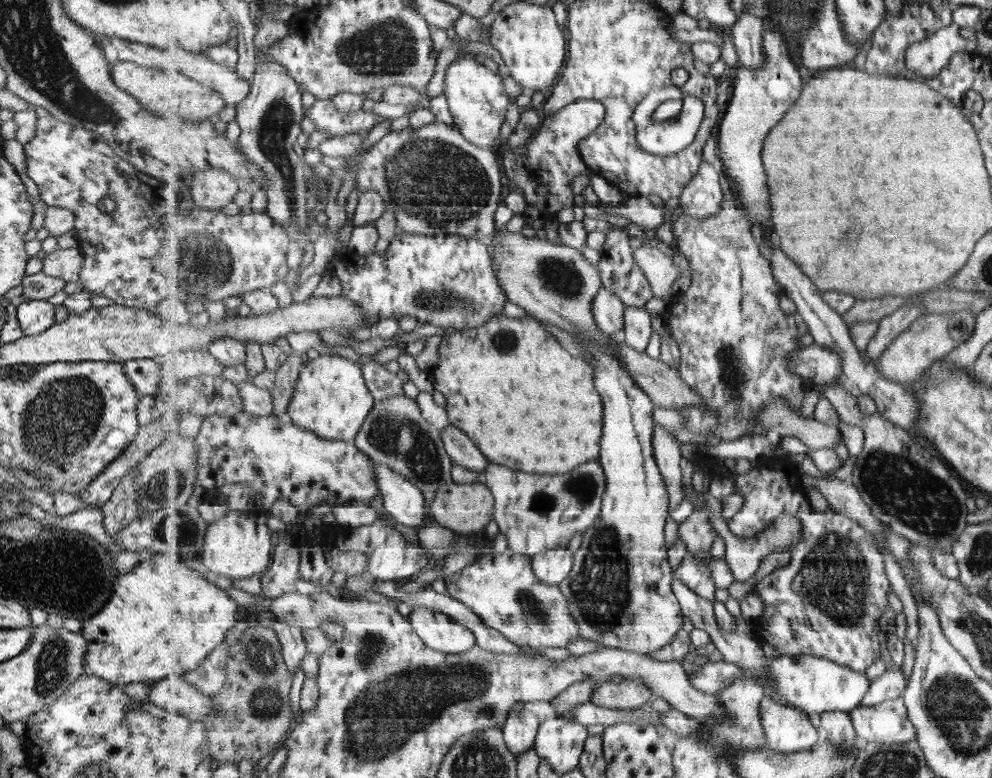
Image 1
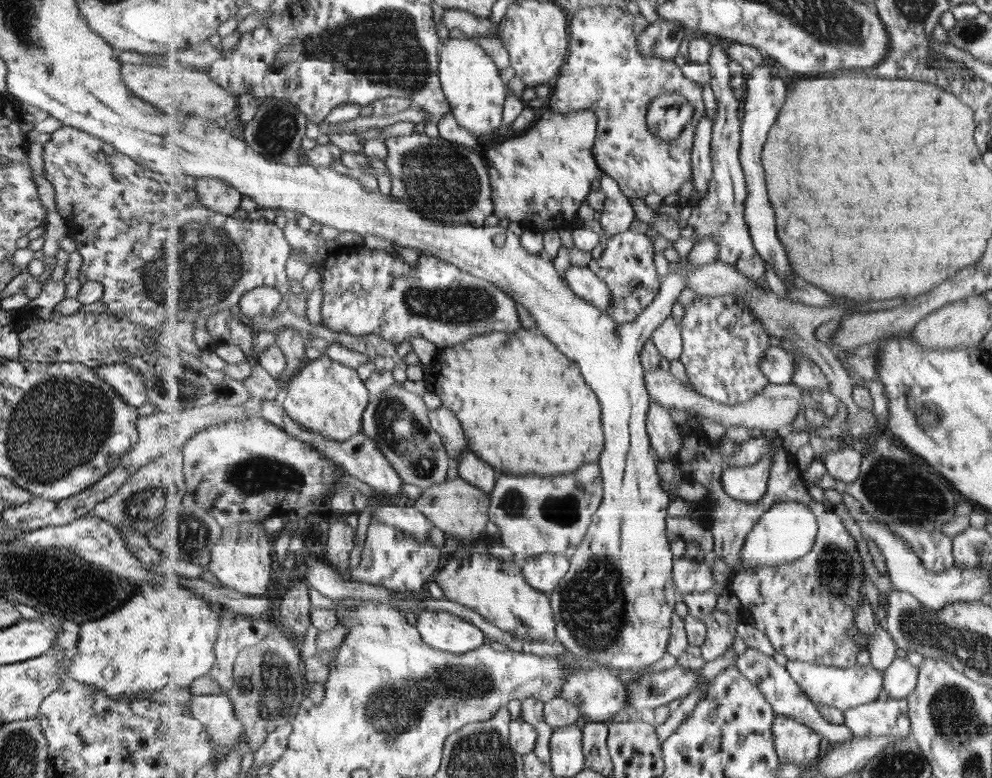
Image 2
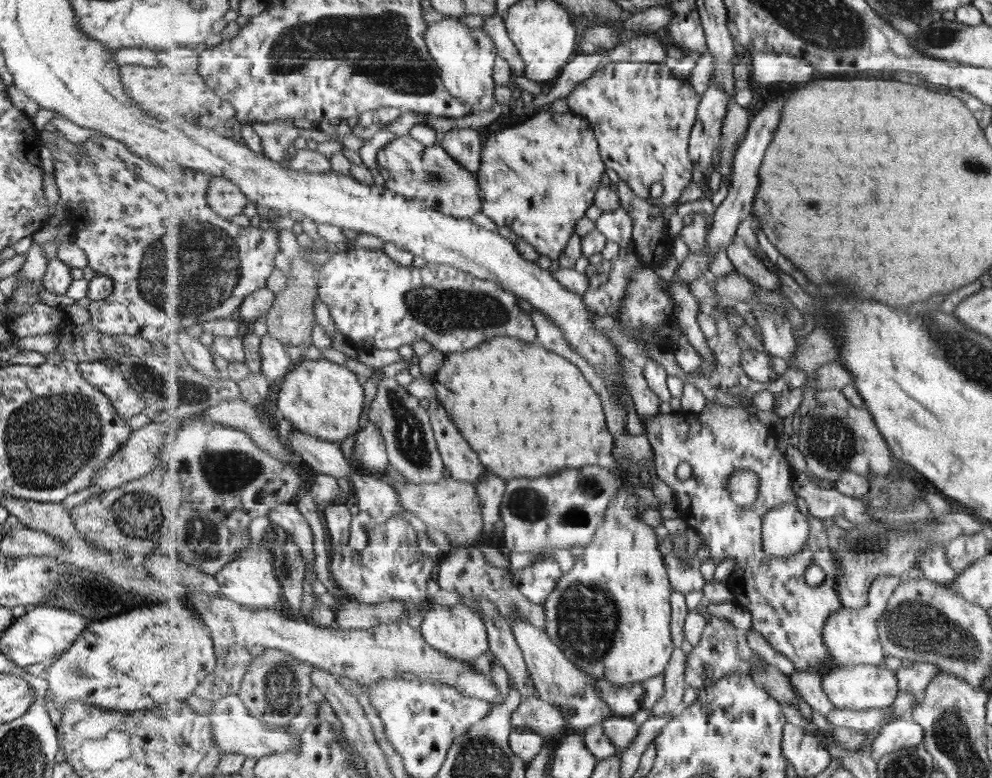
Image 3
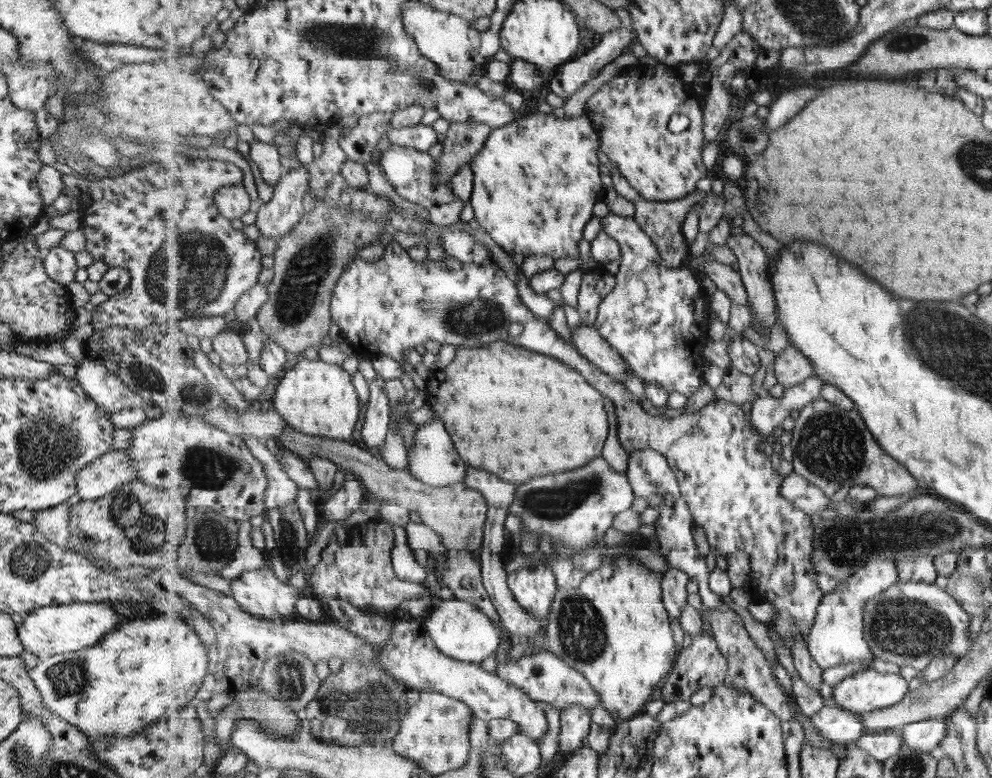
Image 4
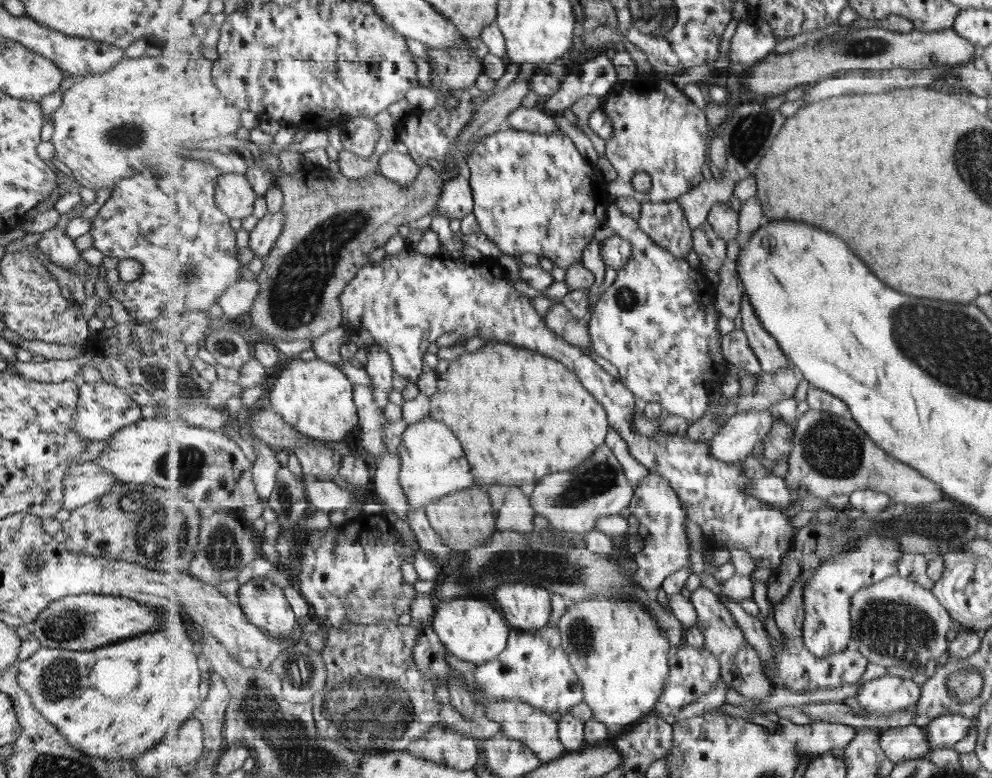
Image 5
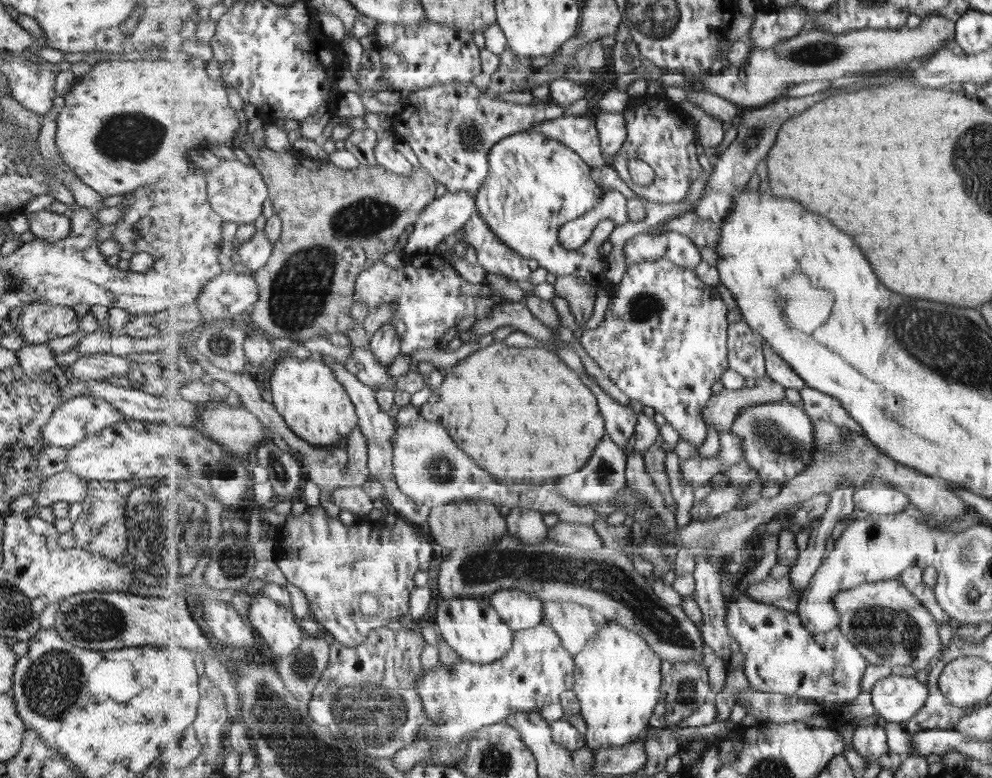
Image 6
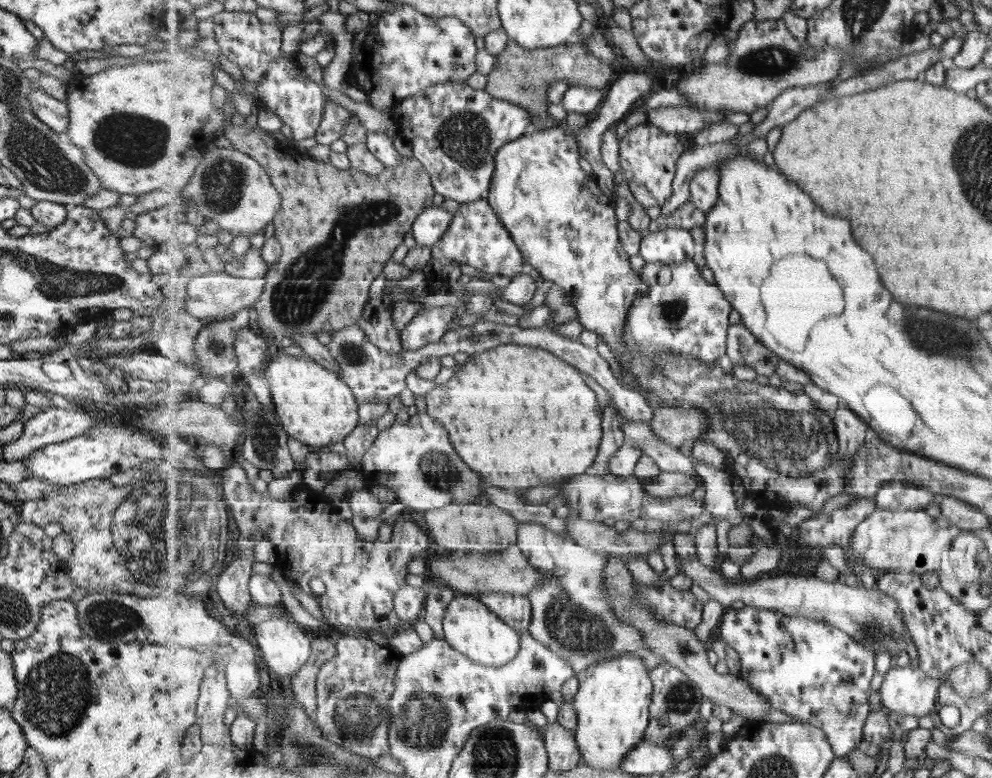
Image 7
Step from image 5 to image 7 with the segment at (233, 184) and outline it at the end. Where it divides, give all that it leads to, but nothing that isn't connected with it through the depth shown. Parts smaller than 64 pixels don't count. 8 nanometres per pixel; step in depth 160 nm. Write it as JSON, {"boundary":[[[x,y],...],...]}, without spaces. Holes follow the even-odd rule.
{"boundary":[[[218,148],[204,153],[201,164],[197,167],[189,184],[180,191],[178,199],[188,199],[208,219],[213,219],[219,226],[233,234],[249,238],[273,222],[281,207],[283,199],[275,188],[270,174],[261,162],[248,154],[234,148]]]}

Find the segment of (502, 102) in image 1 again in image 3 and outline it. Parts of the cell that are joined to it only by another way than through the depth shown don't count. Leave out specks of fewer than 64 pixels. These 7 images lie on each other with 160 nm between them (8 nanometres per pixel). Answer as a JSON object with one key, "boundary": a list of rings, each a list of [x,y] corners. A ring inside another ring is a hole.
{"boundary":[[[445,17],[428,25],[426,30],[427,48],[436,62],[436,69],[444,85],[459,102],[472,108],[472,112],[487,112],[495,106],[496,85],[494,67],[498,49],[489,37],[477,36],[479,29],[471,29],[461,18]]]}

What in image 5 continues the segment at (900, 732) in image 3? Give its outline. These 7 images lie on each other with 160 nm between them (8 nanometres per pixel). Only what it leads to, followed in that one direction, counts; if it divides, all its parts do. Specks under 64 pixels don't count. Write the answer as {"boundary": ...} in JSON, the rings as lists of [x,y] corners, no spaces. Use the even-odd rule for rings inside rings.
{"boundary":[[[947,713],[933,719],[924,726],[928,734],[931,750],[937,748],[952,748],[959,740],[963,740],[971,726],[976,728],[976,717],[959,713]]]}

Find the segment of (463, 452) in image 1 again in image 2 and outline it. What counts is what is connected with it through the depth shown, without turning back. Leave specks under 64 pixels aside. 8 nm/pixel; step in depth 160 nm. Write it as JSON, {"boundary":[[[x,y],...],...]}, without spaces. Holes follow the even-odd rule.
{"boundary":[[[471,449],[459,460],[458,465],[454,465],[454,475],[460,476],[473,486],[479,487],[491,496],[500,473],[491,464],[483,462],[477,458]]]}

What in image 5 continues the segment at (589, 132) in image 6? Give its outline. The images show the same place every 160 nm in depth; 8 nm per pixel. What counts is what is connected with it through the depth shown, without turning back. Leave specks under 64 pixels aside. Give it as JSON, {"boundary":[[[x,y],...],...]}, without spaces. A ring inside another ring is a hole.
{"boundary":[[[517,107],[508,116],[508,123],[515,130],[526,130],[532,133],[549,133],[561,131],[557,127],[553,114],[547,115],[545,111],[536,107]]]}

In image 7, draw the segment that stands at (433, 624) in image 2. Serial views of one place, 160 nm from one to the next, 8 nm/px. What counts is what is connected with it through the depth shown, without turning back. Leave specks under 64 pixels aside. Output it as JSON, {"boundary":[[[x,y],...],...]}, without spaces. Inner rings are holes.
{"boundary":[[[459,594],[451,601],[444,616],[445,640],[460,653],[467,655],[475,664],[490,667],[500,667],[511,662],[521,648],[521,632],[509,626],[498,614],[491,612],[491,609],[479,598],[472,595]]]}

